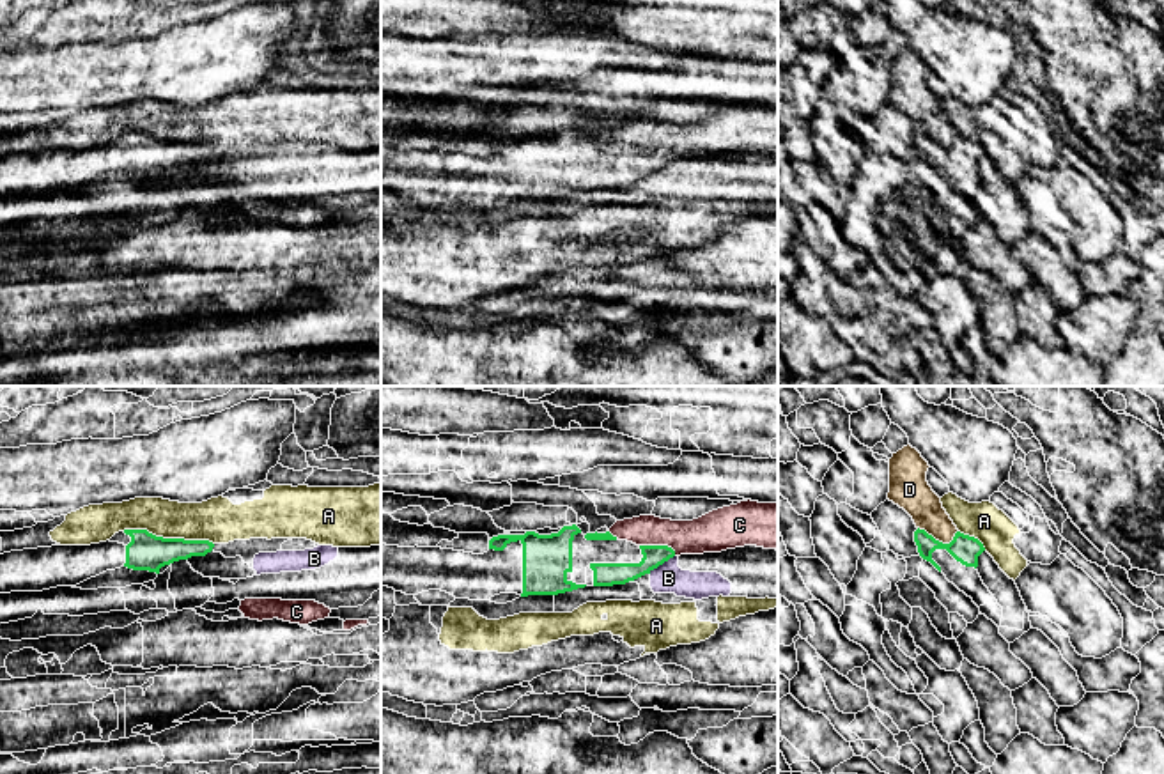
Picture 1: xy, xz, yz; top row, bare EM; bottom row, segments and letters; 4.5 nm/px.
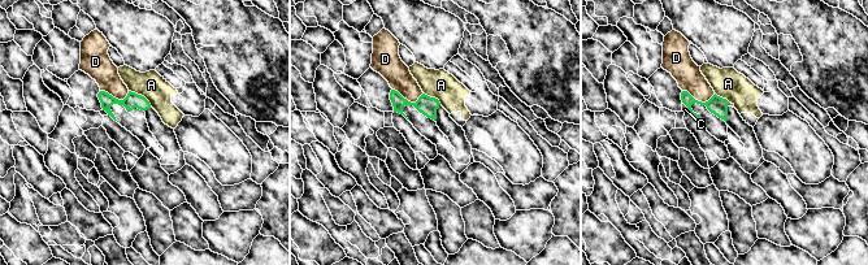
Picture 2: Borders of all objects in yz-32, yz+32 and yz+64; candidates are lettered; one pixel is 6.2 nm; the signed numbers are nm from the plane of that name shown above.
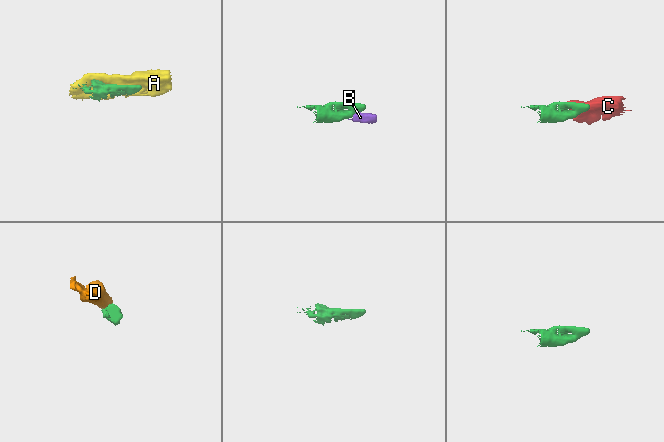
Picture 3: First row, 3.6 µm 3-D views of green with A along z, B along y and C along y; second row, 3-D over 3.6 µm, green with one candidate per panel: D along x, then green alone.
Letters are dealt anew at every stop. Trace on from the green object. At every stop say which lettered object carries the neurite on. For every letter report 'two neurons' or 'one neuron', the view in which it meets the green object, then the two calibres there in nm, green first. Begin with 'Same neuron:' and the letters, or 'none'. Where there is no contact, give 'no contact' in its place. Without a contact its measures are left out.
Same neuron: C
A: two neurons; meets green in xy; 170 nm thick on the green side, 200 nm on the other
B: two neurons; meets green in xz; 110 nm thick on the green side, 140 nm on the other
C: one neuron; meets green in xz; 100 nm thick on the green side, 180 nm on the other
D: two neurons; meets green in yz; 130 nm thick on the green side, 160 nm on the other

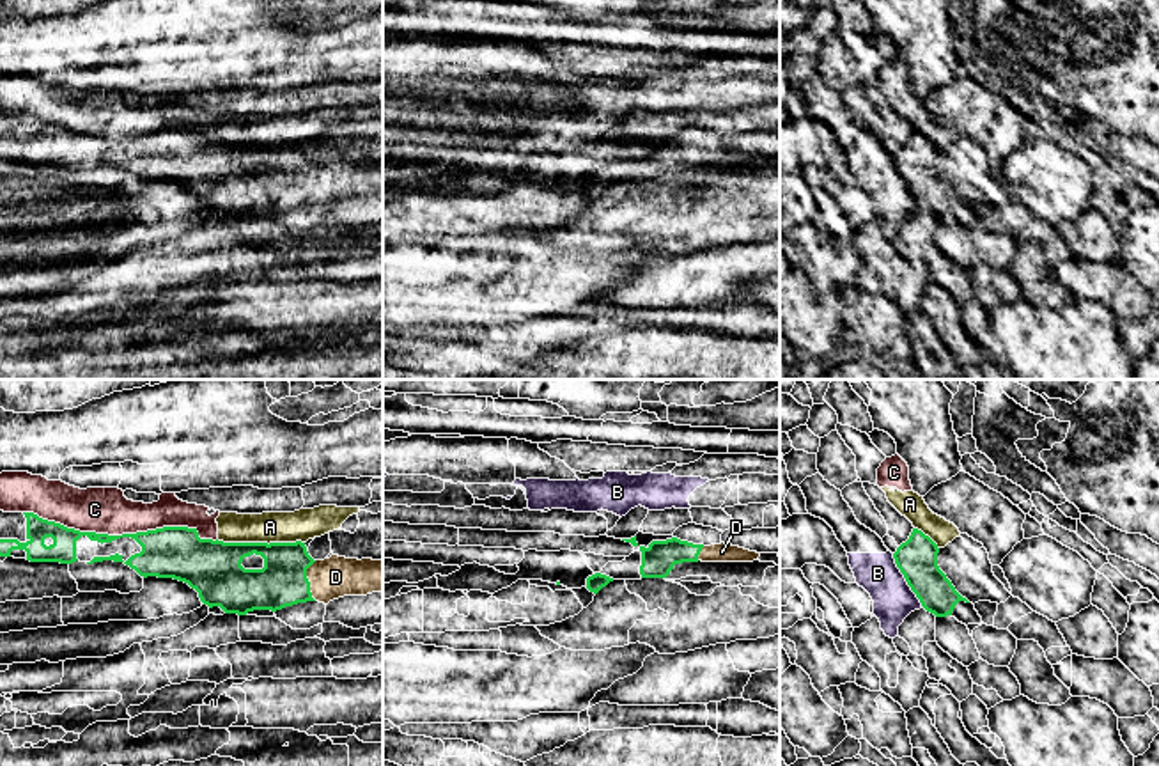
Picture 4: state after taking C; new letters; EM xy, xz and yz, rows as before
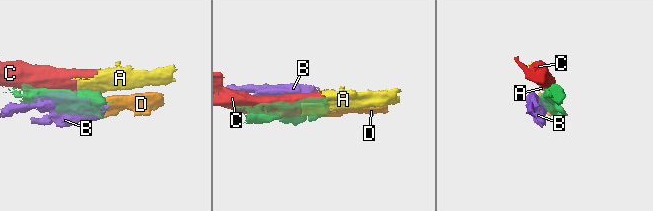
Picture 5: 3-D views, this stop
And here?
Same neuron: D
A: two neurons; meets green in xy; 260 nm thick on the green side, 140 nm on the other
B: two neurons; meets green in yz; 190 nm thick on the green side, 190 nm on the other
C: two neurons; meets green in xy; 240 nm thick on the green side, 200 nm on the other
D: one neuron; meets green in xy; 220 nm thick on the green side, 190 nm on the other

